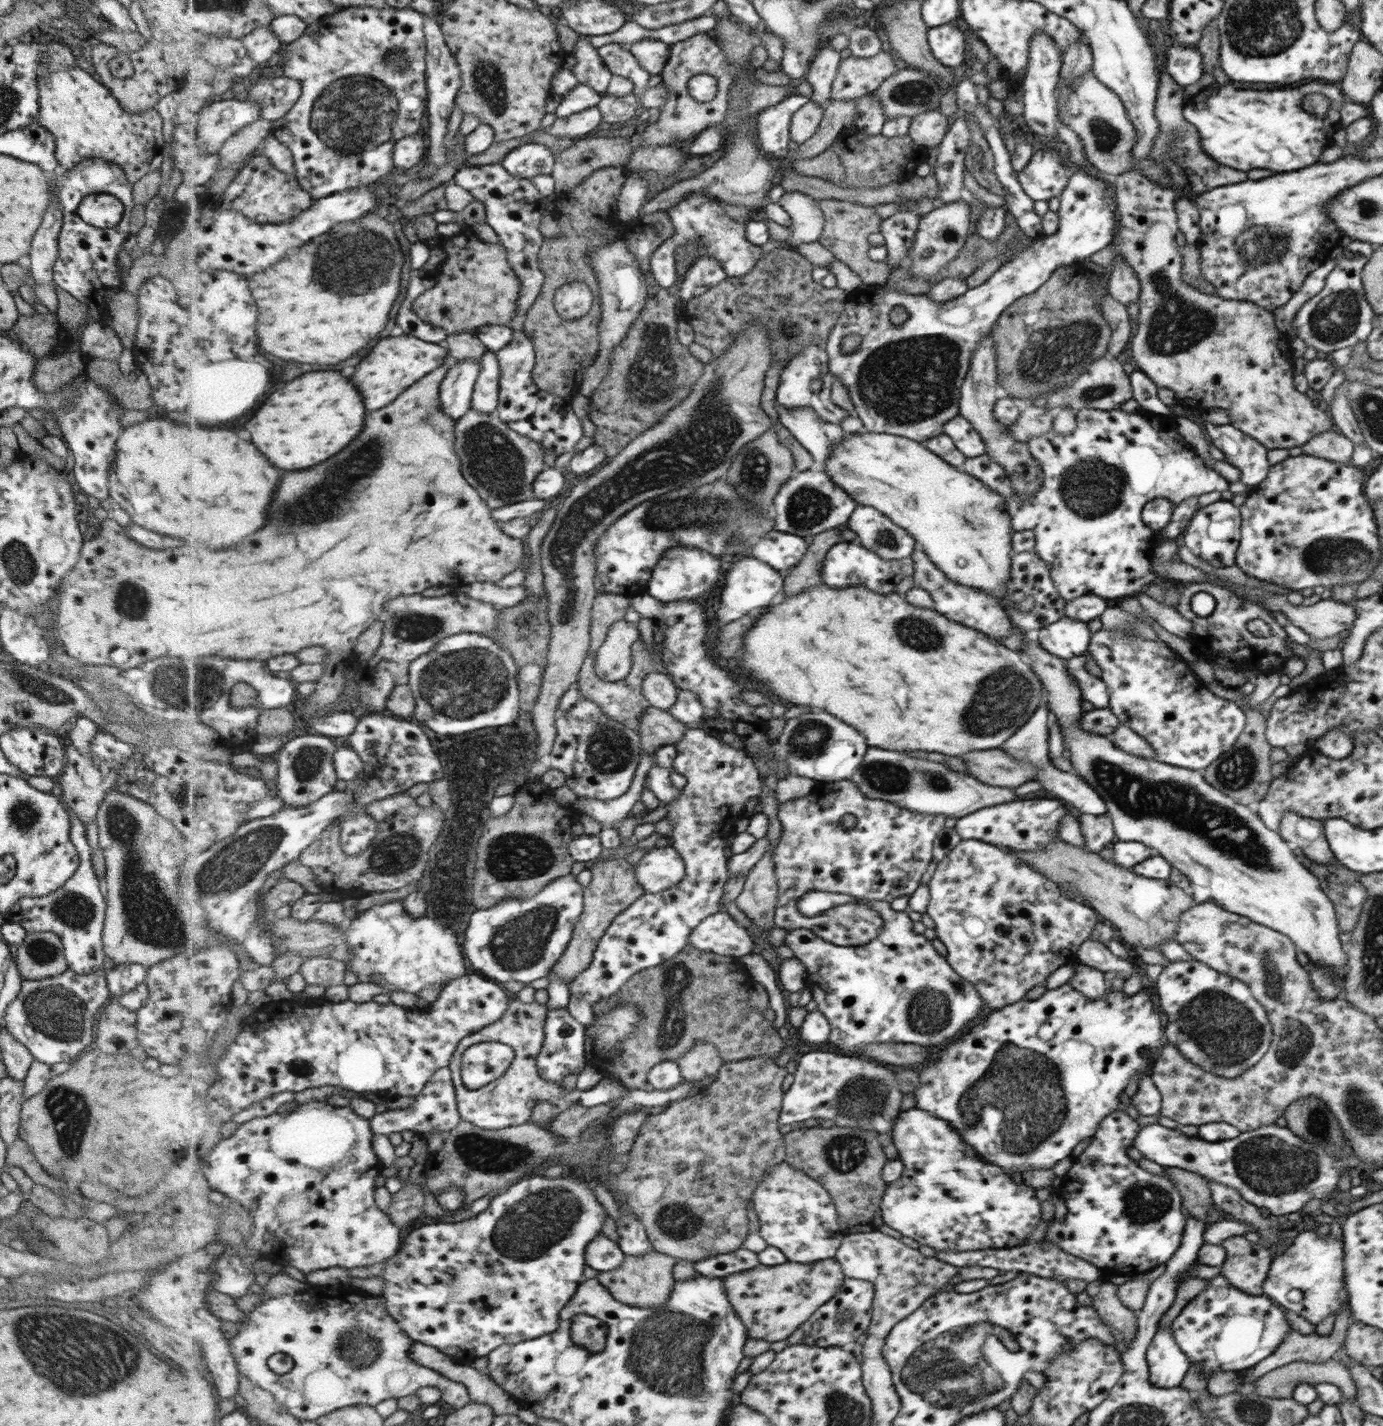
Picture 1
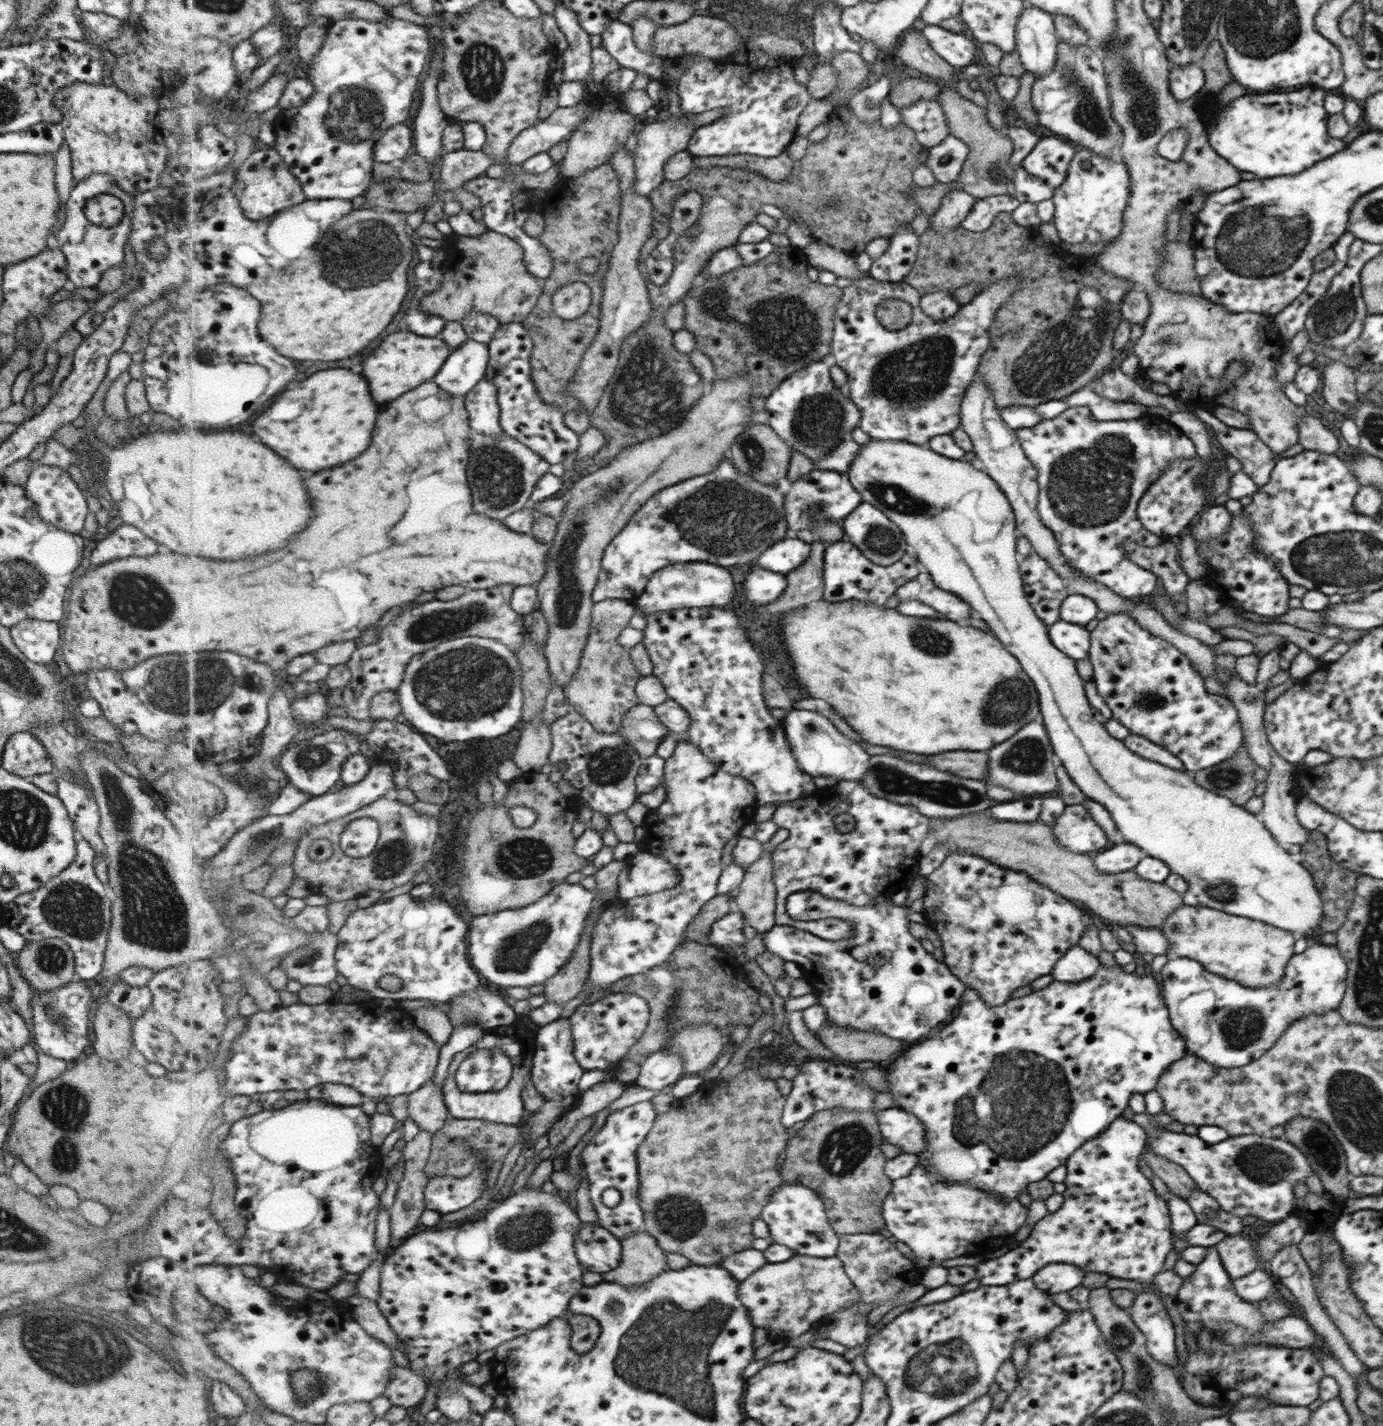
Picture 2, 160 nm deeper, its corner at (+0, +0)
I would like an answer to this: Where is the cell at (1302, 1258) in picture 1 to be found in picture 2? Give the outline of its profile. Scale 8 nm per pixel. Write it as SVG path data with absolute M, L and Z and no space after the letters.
M1257 1269L1245 1277L1236 1278L1233 1281L1234 1290L1243 1299L1249 1302L1257 1302L1262 1298L1270 1297L1270 1294L1279 1295L1275 1288L1275 1278L1265 1269Z

